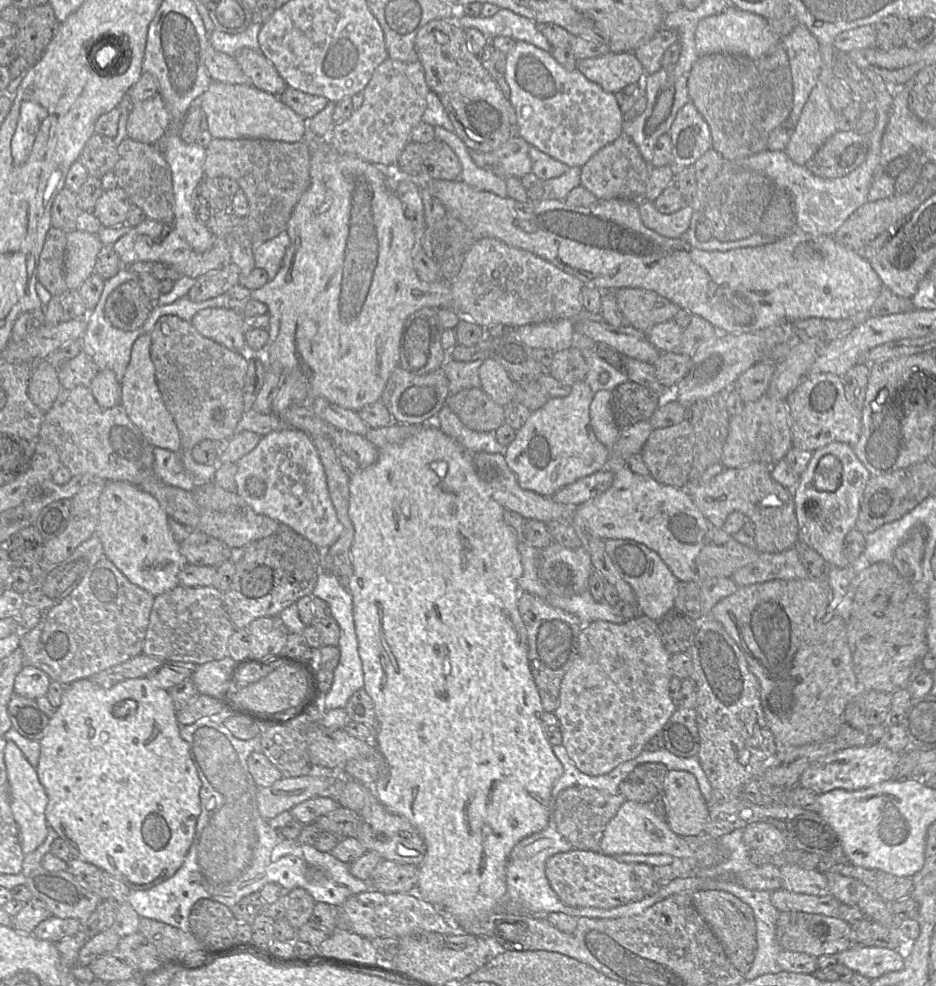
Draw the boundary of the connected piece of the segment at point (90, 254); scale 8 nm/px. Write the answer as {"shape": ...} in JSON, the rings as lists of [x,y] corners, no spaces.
{"shape":[[[78,230],[67,232],[64,275],[69,290],[77,290],[95,273],[96,259],[103,245],[97,234]]]}

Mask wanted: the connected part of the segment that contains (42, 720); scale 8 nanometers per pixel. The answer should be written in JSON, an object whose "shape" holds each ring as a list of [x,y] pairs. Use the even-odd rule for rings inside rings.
{"shape":[[[13,694],[8,703],[8,715],[12,728],[21,736],[40,741],[46,735],[50,718],[40,710],[35,699]]]}

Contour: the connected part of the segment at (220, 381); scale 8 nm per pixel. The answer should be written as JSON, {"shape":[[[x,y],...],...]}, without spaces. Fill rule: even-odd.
{"shape":[[[175,315],[161,316],[150,336],[156,383],[178,428],[181,450],[191,451],[205,439],[217,443],[228,441],[246,411],[243,401],[246,357],[201,335],[191,322]]]}

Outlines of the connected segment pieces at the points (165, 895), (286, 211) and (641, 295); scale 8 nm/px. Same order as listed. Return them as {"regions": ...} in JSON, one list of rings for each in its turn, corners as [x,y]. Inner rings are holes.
{"regions":[[[[204,717],[191,725],[180,725],[180,736],[189,745],[189,754],[192,762],[197,770],[198,776],[201,780],[201,789],[199,792],[200,797],[200,807],[201,813],[197,819],[195,834],[193,837],[192,844],[188,851],[188,854],[178,871],[165,882],[144,891],[130,891],[128,897],[128,903],[131,904],[133,909],[142,918],[149,918],[157,920],[159,922],[166,923],[170,926],[178,928],[185,933],[191,932],[191,927],[189,923],[189,915],[194,904],[201,899],[209,899],[221,904],[224,904],[229,909],[232,909],[242,898],[249,896],[253,893],[259,892],[266,884],[276,883],[282,886],[287,892],[295,888],[305,889],[315,900],[315,902],[324,902],[334,907],[341,907],[342,904],[352,895],[375,891],[371,884],[367,881],[360,880],[354,877],[349,871],[349,864],[343,863],[337,858],[335,858],[331,853],[321,852],[317,850],[314,846],[300,843],[298,840],[288,840],[282,834],[277,834],[270,826],[268,821],[265,820],[259,813],[257,808],[256,795],[258,787],[249,772],[247,759],[251,753],[254,751],[259,751],[260,749],[260,735],[252,738],[251,740],[240,740],[234,737],[231,732],[223,726],[219,721],[219,717]]],[[[215,139],[206,149],[204,177],[235,180],[245,194],[249,213],[248,236],[255,245],[286,231],[293,209],[310,186],[310,150],[305,142],[287,143],[267,139]]],[[[620,288],[614,291],[624,324],[640,331],[648,331],[654,325],[673,319],[681,309],[658,293],[640,288]]]]}

